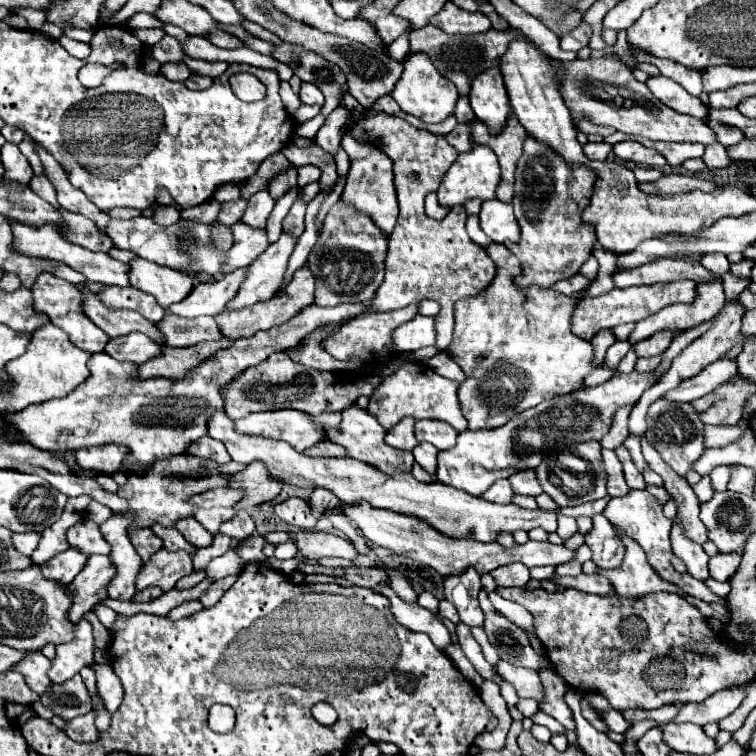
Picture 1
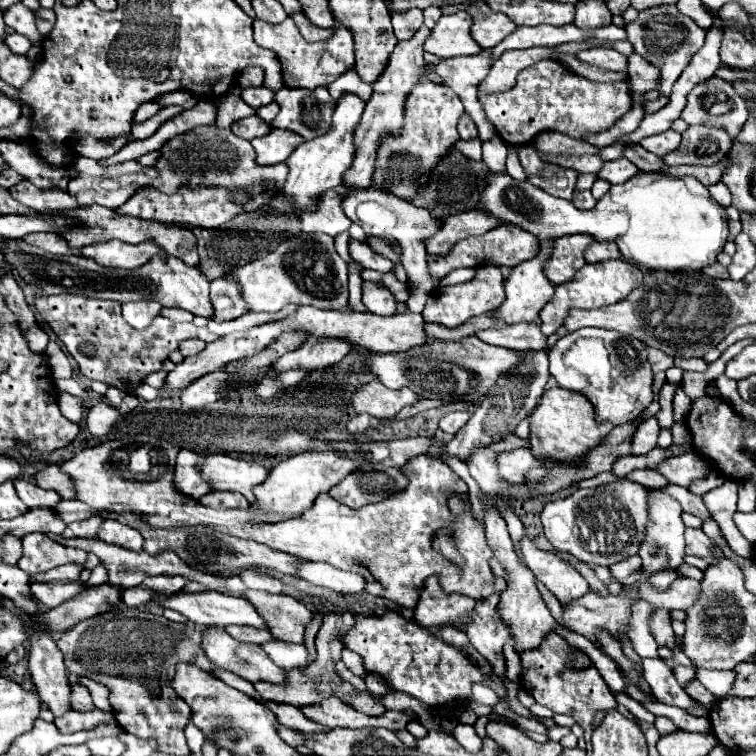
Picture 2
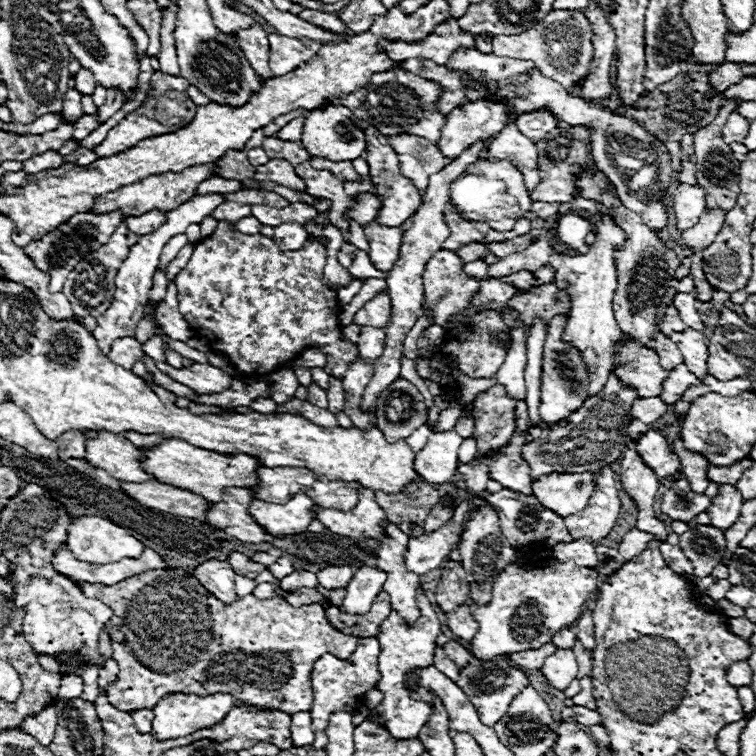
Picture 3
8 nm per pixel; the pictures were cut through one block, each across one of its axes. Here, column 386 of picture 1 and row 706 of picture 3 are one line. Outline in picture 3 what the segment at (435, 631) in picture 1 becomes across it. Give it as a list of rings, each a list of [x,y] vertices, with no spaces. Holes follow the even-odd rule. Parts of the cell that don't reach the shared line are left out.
[[[590,676],[582,678],[582,680],[580,680],[580,686],[582,686],[582,690],[578,692],[578,696],[572,698],[574,704],[584,706],[584,708],[590,708],[590,710],[596,710],[598,706],[596,706],[596,700],[594,700],[594,696],[592,696],[592,680],[590,680]]]

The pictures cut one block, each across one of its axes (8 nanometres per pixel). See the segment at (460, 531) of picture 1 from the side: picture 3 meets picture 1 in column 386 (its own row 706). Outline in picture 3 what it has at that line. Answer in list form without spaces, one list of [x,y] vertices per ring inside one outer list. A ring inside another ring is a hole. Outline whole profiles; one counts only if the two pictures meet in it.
[[[498,656],[490,662],[470,664],[460,672],[460,680],[456,682],[462,688],[462,692],[466,692],[466,696],[478,710],[482,724],[486,724],[486,726],[494,726],[502,716],[506,716],[510,700],[514,700],[514,696],[518,692],[522,692],[522,688],[528,686],[528,676],[522,670],[510,666],[508,662],[510,660],[506,656]]]

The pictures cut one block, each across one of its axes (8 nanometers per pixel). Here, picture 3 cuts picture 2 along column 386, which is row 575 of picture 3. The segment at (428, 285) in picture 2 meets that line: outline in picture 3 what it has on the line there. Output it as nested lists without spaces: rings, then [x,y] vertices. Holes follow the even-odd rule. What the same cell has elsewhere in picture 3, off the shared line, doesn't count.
[[[206,560],[202,562],[194,572],[194,578],[200,580],[200,584],[212,592],[218,600],[230,604],[236,598],[234,592],[234,570],[228,562],[220,562],[220,560]]]

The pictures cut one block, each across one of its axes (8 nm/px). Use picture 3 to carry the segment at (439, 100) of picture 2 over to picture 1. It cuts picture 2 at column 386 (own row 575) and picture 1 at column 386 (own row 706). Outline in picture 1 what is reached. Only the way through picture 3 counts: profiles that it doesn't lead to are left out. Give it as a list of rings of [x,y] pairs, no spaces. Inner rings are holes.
[[[376,114],[372,118],[356,116],[350,124],[350,132],[356,138],[380,144],[380,150],[394,160],[394,182],[398,192],[400,216],[394,232],[390,234],[388,256],[386,256],[386,278],[376,292],[372,304],[374,312],[388,312],[416,304],[424,298],[436,300],[440,312],[436,318],[436,346],[446,350],[452,342],[452,306],[456,300],[466,296],[478,296],[490,286],[496,276],[496,266],[488,258],[486,250],[474,244],[464,228],[466,210],[456,206],[444,220],[432,220],[424,212],[424,198],[432,190],[438,190],[442,176],[456,160],[458,152],[448,146],[440,134],[418,130],[402,118]]]

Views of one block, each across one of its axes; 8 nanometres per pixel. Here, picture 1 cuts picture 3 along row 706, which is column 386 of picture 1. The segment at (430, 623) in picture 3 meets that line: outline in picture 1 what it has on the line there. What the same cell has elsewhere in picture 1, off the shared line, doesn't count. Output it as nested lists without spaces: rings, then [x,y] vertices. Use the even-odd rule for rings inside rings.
[[[404,362],[400,368],[396,368],[392,374],[388,374],[384,378],[384,382],[380,384],[380,388],[370,396],[370,404],[368,404],[368,412],[372,416],[378,418],[378,422],[390,430],[396,422],[400,422],[400,418],[428,418],[428,420],[442,420],[448,422],[456,432],[464,432],[468,428],[462,412],[460,412],[460,404],[458,404],[458,386],[452,380],[446,380],[442,376],[438,376],[436,372],[432,372],[426,364],[422,362]]]

